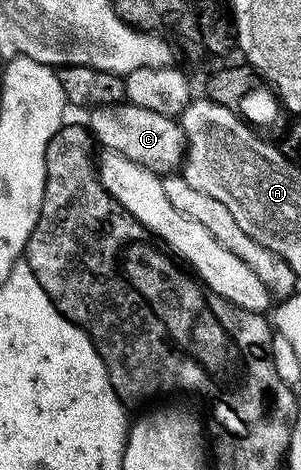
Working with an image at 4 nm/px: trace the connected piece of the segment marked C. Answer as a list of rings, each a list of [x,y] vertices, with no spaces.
[[[131,103],[96,105],[87,115],[86,125],[91,136],[99,140],[105,150],[118,152],[159,175],[175,170],[183,162],[185,137],[181,124],[173,116]]]

